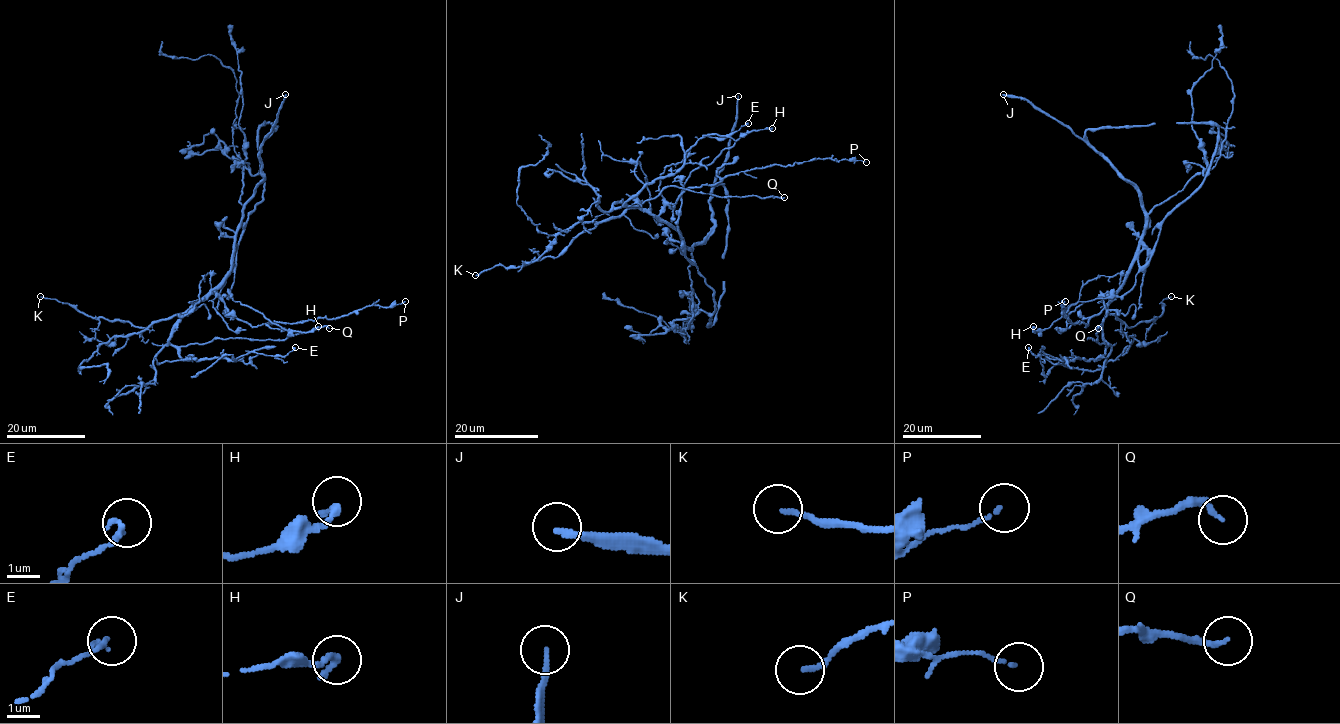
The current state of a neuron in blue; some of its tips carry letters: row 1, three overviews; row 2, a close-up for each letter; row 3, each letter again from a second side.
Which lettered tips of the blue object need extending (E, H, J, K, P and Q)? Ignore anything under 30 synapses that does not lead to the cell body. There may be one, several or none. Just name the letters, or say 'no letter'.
J

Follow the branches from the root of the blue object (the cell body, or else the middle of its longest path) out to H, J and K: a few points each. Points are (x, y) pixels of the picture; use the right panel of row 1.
H: (1138, 245), (1139, 271), (1129, 290), (1121, 296), (1079, 301), (1048, 328), (1034, 332), (1033, 326)
J: (1138, 245), (1145, 225), (1145, 210), (1138, 191), (1068, 127), (1035, 109), (1025, 99), (1003, 94)
K: (1138, 245), (1137, 258), (1109, 301), (1108, 311), (1133, 327), (1158, 317), (1163, 312), (1161, 302), (1171, 296)

